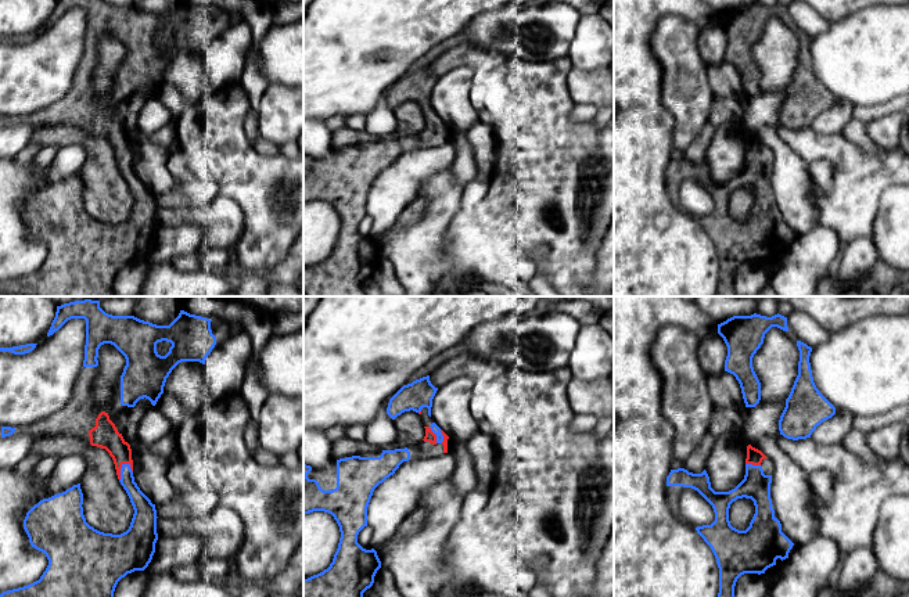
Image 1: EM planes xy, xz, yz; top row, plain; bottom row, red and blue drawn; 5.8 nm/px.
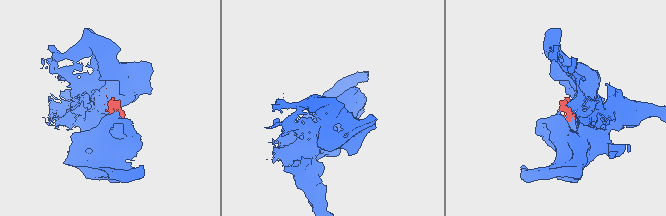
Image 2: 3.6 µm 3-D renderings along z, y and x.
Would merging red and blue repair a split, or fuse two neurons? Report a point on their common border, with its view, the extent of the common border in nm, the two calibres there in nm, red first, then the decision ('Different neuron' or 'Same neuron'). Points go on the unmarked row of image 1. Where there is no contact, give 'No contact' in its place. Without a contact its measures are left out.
Touches red at xy (119, 159). Shared border 120 nm. Thickness 150 nm (red) against 110 nm. Same neuron

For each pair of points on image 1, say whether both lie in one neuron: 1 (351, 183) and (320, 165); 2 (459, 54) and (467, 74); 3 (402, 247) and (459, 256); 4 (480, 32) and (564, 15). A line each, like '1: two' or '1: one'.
1: one
2: two
3: two
4: one

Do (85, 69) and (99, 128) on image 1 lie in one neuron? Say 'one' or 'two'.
one

